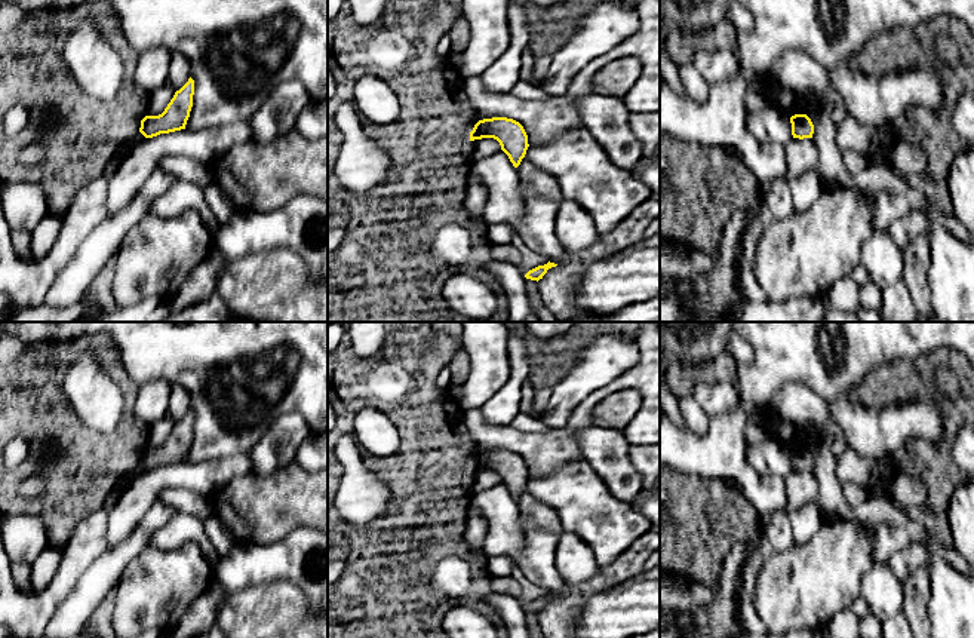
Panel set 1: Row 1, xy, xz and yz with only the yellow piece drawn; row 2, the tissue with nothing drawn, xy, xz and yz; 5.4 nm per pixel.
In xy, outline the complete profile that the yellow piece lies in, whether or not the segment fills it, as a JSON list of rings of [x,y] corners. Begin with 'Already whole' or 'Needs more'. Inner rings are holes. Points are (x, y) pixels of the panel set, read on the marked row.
Already whole. [[[190,77],[188,82],[175,92],[173,98],[159,116],[145,116],[141,120],[139,132],[145,138],[153,138],[160,134],[169,134],[185,129],[190,111],[193,107],[194,80]]]

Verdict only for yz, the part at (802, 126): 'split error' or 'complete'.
complete

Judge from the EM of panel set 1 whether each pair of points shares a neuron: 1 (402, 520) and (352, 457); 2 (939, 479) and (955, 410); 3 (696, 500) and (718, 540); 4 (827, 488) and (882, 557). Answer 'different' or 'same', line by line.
1: different
2: same
3: same
4: same

